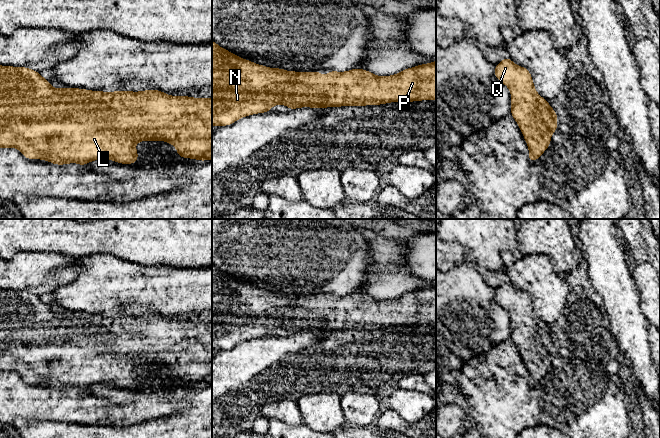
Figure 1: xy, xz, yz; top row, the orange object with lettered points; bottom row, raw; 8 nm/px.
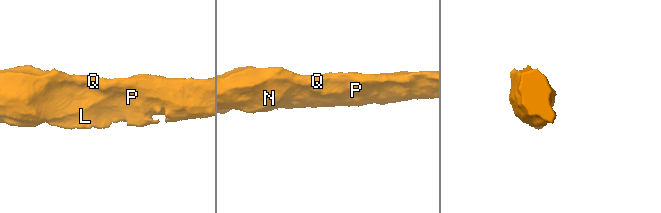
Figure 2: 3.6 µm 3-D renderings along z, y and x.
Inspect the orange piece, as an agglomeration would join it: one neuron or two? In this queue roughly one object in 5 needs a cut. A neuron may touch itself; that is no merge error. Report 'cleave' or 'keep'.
keep

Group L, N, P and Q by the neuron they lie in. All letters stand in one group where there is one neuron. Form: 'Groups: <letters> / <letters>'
Groups: L N P Q

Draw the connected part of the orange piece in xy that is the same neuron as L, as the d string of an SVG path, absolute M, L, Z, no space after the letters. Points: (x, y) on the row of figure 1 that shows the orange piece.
M0 65L0 148L17 148L21 154L29 160L45 160L54 165L66 165L77 163L81 166L87 165L91 161L100 159L110 159L120 164L133 165L138 162L138 151L135 144L142 141L166 141L174 145L177 156L186 159L193 158L198 161L212 160L212 98L194 98L191 96L171 96L163 91L149 89L144 91L124 91L113 92L93 91L81 88L58 88L51 86L49 80L44 79L41 73L28 67L2 66Z

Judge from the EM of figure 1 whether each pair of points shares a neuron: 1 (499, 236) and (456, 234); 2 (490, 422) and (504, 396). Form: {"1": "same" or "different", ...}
{"1": "same", "2": "same"}

